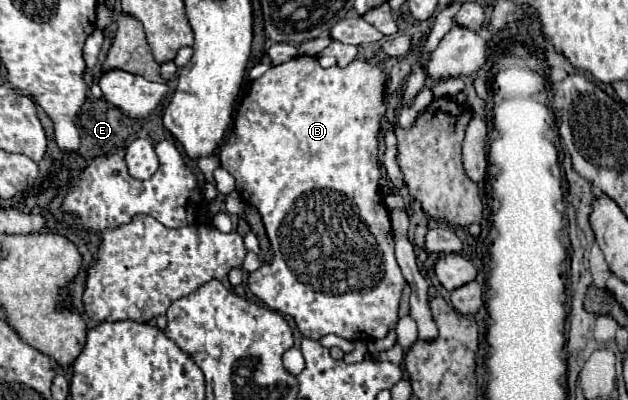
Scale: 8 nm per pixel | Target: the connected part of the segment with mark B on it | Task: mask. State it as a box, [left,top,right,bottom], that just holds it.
[219,57,405,341]

